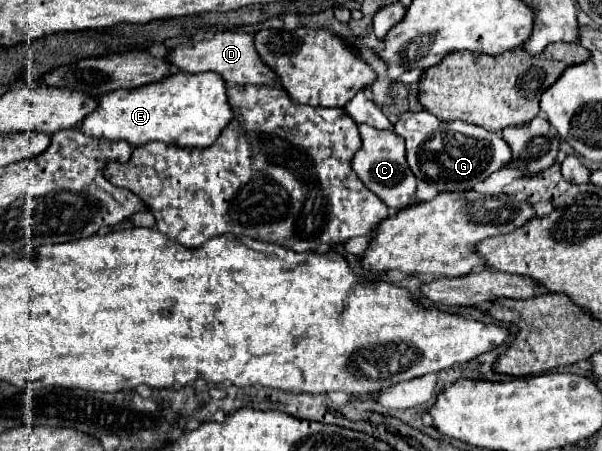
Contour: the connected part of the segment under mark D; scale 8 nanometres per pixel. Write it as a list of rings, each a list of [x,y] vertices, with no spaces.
[[[221,31],[213,39],[203,41],[187,41],[183,45],[177,45],[173,51],[169,51],[167,59],[187,73],[203,73],[203,71],[215,71],[219,73],[225,83],[237,83],[237,85],[271,85],[279,81],[277,73],[263,63],[259,57],[253,37],[243,31]]]

